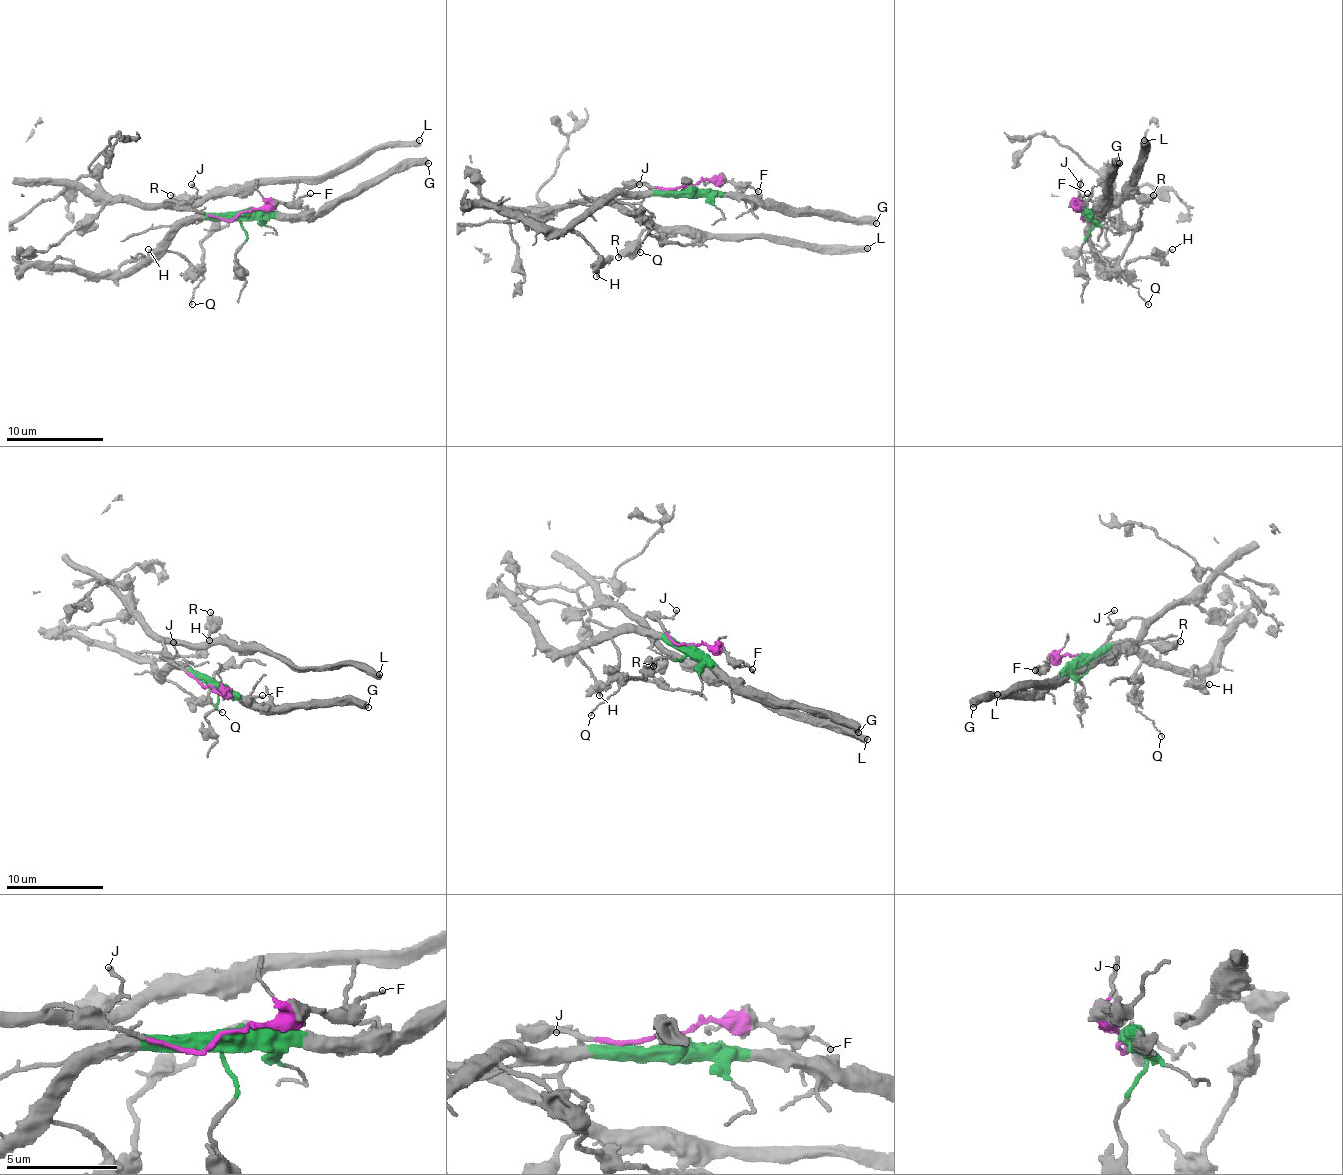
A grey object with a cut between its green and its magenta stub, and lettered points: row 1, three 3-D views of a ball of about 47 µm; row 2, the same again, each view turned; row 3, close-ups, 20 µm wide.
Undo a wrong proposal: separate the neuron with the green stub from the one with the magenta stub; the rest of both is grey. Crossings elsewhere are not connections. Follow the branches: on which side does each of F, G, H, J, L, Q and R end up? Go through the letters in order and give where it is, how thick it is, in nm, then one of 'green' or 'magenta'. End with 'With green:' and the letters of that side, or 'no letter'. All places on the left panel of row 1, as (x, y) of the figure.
F: at (310, 193); 150 nm thick; magenta
G: at (428, 163); 550 nm thick; green
H: at (148, 249); 200 nm thick; green
J: at (191, 184); 140 nm thick; magenta
L: at (419, 140); 500 nm thick; magenta
Q: at (192, 304); 120 nm thick; green
R: at (170, 195); 440 nm thick; magenta
With green: G, H, Q

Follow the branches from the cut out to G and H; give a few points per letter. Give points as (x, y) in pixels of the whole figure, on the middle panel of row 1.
G: (688, 187), (761, 197), (787, 209), (821, 209), (877, 224)
H: (688, 187), (678, 192), (608, 192), (567, 228), (598, 255), (596, 277)

